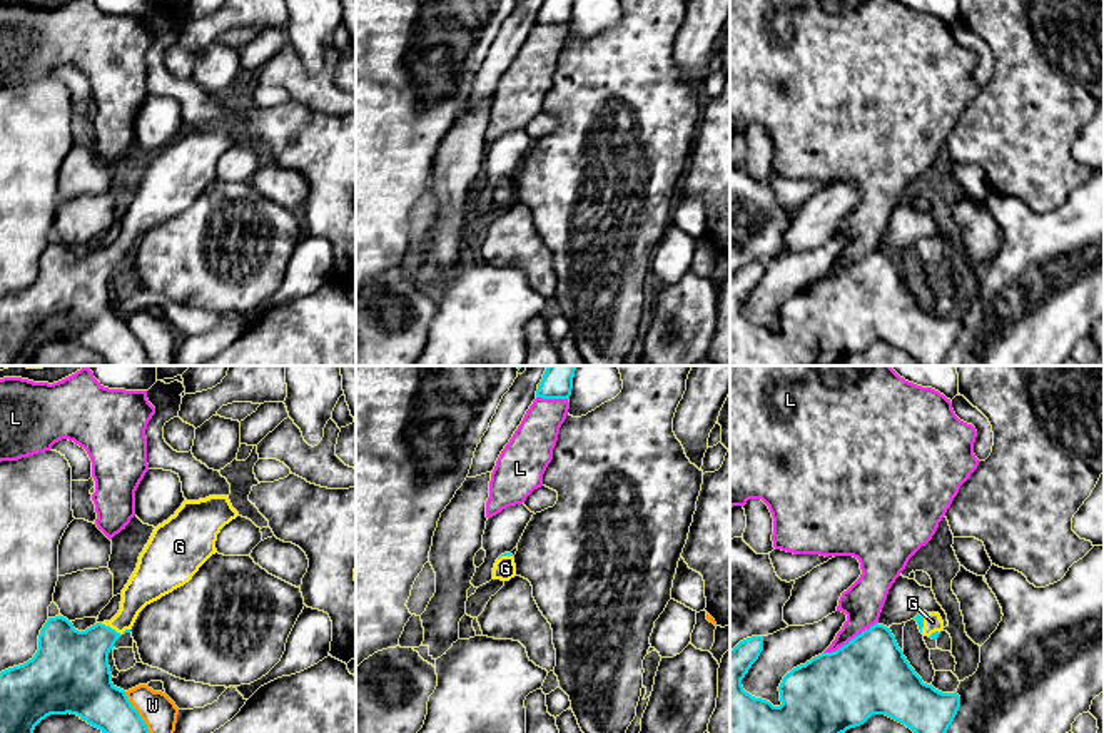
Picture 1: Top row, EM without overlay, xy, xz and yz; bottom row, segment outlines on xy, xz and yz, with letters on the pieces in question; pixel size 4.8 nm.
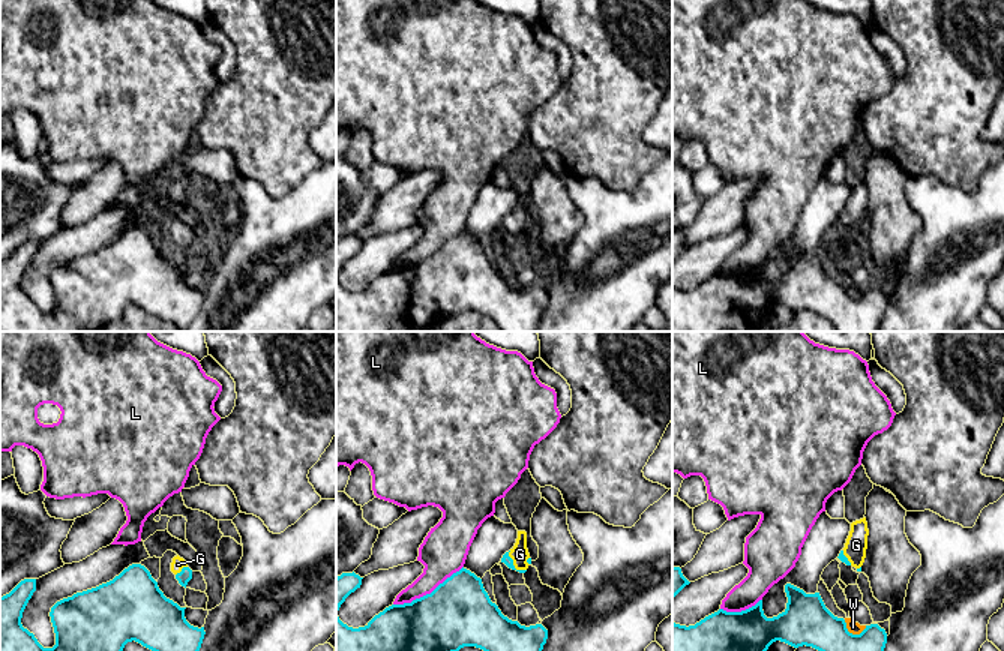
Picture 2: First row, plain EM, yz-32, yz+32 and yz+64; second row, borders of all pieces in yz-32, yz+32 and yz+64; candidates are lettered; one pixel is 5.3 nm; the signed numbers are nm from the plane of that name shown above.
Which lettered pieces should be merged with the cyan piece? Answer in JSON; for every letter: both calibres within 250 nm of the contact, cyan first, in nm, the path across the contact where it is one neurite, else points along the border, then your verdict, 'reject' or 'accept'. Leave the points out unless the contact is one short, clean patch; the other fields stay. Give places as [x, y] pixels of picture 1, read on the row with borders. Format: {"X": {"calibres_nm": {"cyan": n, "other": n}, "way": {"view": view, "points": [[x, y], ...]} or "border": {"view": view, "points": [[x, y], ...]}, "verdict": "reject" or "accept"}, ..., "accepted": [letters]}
{"G": {"calibres_nm": {"cyan": 320, "other": 160}, "way": {"view": "xy", "points": [[74, 663], [106, 633], [114, 630], [142, 588]]}, "verdict": "accept"}, "L": {"calibres_nm": {"cyan": 380, "other": 200}, "verdict": "reject"}, "W": {"calibres_nm": {"cyan": 240, "other": 170}, "verdict": "reject"}, "accepted": ["G"]}

